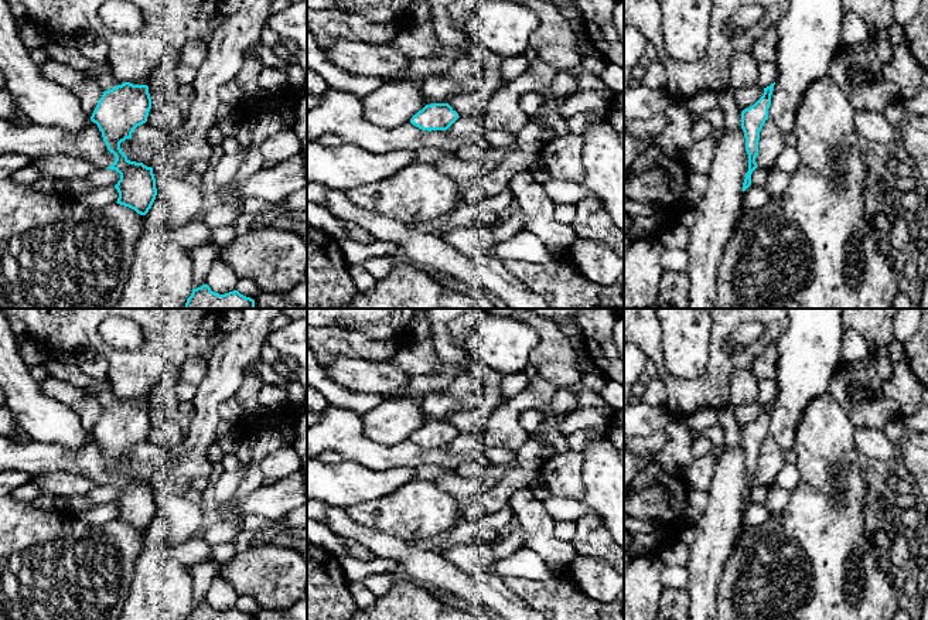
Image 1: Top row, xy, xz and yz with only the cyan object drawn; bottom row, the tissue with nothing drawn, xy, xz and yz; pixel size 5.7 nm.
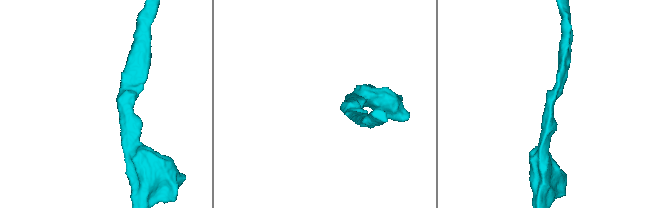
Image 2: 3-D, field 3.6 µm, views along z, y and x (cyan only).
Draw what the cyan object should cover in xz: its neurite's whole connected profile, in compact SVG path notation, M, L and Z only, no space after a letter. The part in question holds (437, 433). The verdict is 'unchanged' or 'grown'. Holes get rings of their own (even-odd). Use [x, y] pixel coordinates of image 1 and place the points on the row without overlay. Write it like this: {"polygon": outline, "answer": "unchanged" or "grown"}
{"polygon": "M431 420L419 427L410 440L429 449L447 447L458 435L458 430L448 420Z", "answer": "unchanged"}

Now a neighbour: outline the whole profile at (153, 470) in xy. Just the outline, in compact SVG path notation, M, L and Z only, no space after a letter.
M161 449L161 453L154 461L139 461L132 456L126 456L120 460L122 469L127 473L127 477L143 480L147 484L154 484L158 478L167 476L173 469L173 460L168 456L167 449Z

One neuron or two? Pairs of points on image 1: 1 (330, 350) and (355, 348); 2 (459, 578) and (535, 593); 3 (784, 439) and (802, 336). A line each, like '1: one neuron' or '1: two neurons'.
1: one neuron
2: two neurons
3: one neuron

